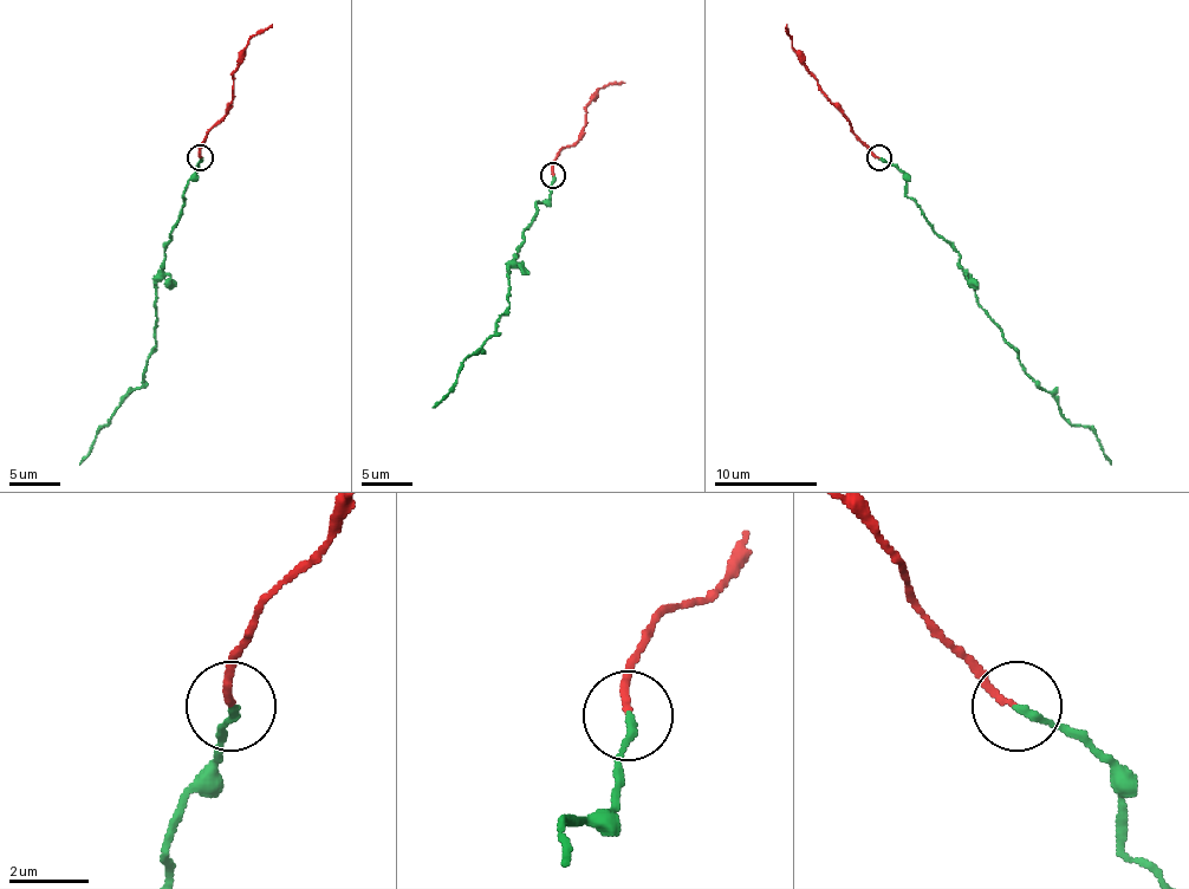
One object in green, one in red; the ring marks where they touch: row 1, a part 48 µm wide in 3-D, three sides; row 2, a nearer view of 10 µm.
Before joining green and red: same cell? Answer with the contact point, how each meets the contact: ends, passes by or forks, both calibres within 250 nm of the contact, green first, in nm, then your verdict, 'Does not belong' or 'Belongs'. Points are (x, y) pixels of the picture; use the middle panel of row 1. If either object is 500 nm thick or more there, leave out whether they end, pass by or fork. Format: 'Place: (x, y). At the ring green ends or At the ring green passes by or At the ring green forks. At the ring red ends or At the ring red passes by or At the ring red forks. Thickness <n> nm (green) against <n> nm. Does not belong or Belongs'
Place: (553, 175). At the ring green ends. At the ring red ends. Thickness 190 nm (green) against 160 nm. Does not belong

